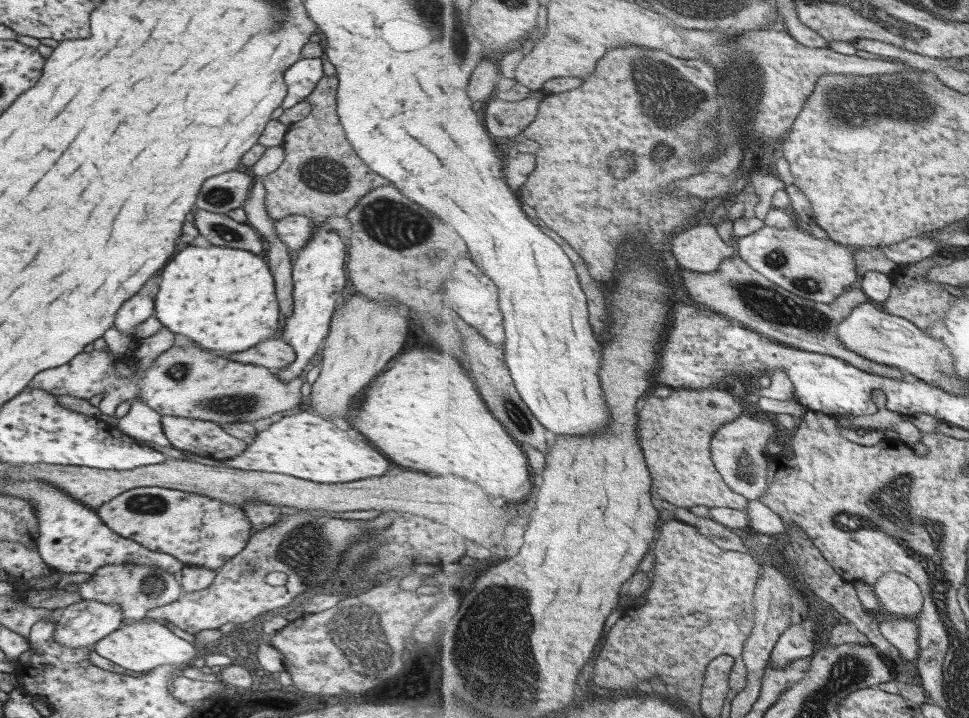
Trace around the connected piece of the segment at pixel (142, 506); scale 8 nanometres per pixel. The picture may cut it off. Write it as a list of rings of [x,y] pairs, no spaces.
[[[170,488],[127,489],[101,504],[95,512],[105,526],[123,538],[149,550],[174,556],[181,564],[215,571],[243,550],[251,533],[251,525],[241,507]]]

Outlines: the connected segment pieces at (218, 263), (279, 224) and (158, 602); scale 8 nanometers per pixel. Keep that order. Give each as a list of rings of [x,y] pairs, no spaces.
[[[195,244],[177,252],[161,270],[160,282],[153,301],[154,317],[168,331],[183,334],[205,351],[221,355],[243,352],[263,342],[277,332],[278,302],[273,296],[274,281],[267,264],[251,252],[231,248],[197,248]]]
[[[295,214],[282,219],[272,219],[272,225],[278,239],[291,251],[301,249],[307,244],[307,239],[312,233],[312,228],[317,226],[317,222]]]
[[[132,562],[129,564],[106,564],[93,571],[87,581],[78,584],[78,593],[85,600],[97,600],[103,604],[116,604],[121,609],[122,618],[137,621],[145,617],[148,610],[169,604],[180,597],[183,590],[178,583],[177,577],[178,575],[161,571],[155,566],[141,566]]]

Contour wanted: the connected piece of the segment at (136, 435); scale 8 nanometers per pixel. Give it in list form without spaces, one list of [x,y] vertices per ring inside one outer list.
[[[140,398],[132,400],[129,410],[118,420],[116,428],[136,441],[144,440],[175,448],[163,434],[160,414],[145,406]]]

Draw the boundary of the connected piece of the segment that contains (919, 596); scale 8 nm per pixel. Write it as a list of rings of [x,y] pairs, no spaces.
[[[886,572],[872,588],[882,605],[881,612],[876,614],[879,623],[889,618],[914,618],[924,609],[922,588],[907,574]]]

